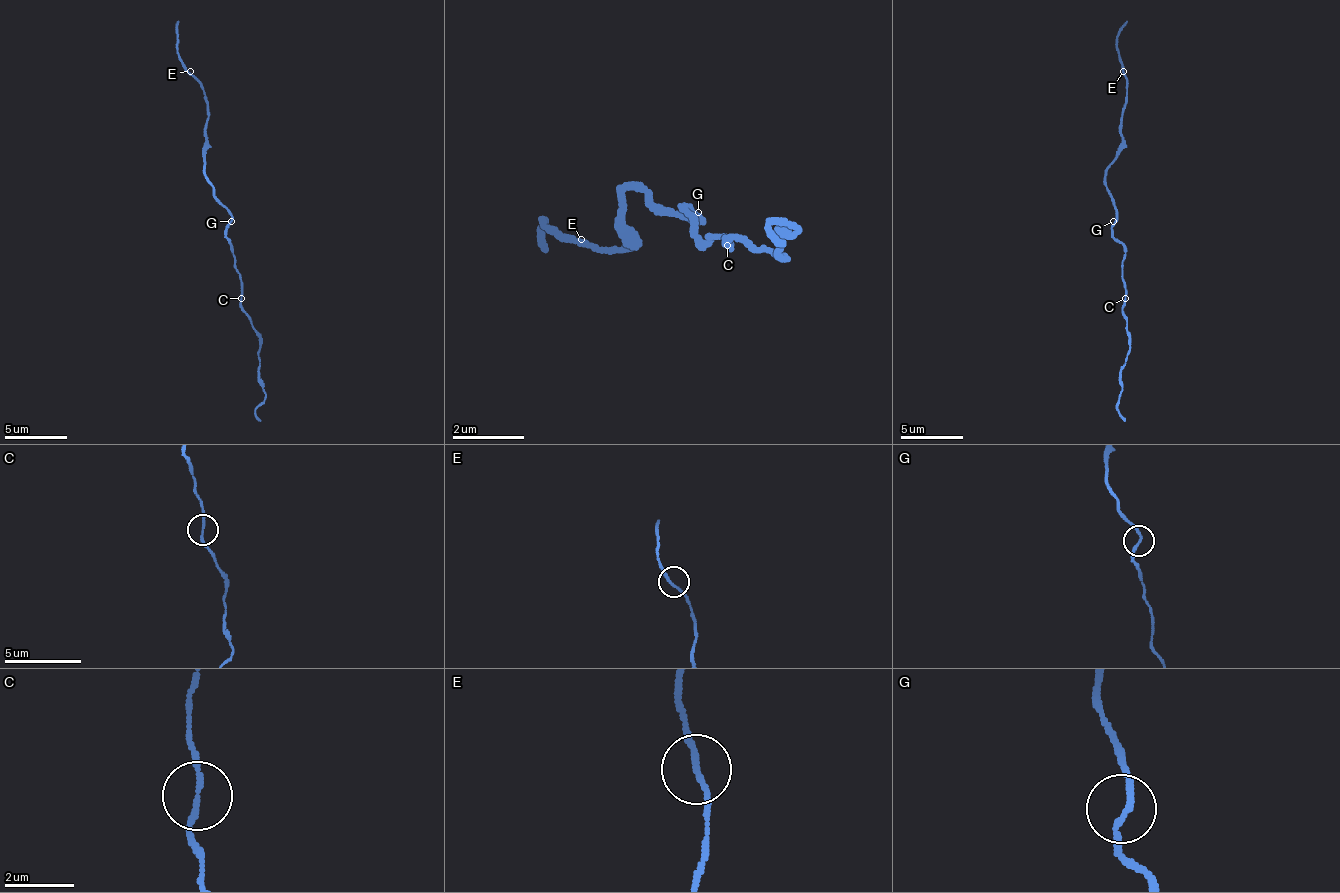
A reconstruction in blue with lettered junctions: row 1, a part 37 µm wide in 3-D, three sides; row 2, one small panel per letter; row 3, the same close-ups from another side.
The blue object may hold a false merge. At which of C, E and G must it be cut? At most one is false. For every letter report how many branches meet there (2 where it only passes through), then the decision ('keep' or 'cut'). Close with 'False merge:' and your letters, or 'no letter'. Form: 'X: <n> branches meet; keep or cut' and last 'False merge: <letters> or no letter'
C: 2 branches meet; keep
E: 2 branches meet; keep
G: 2 branches meet; keep
False merge: no letter

